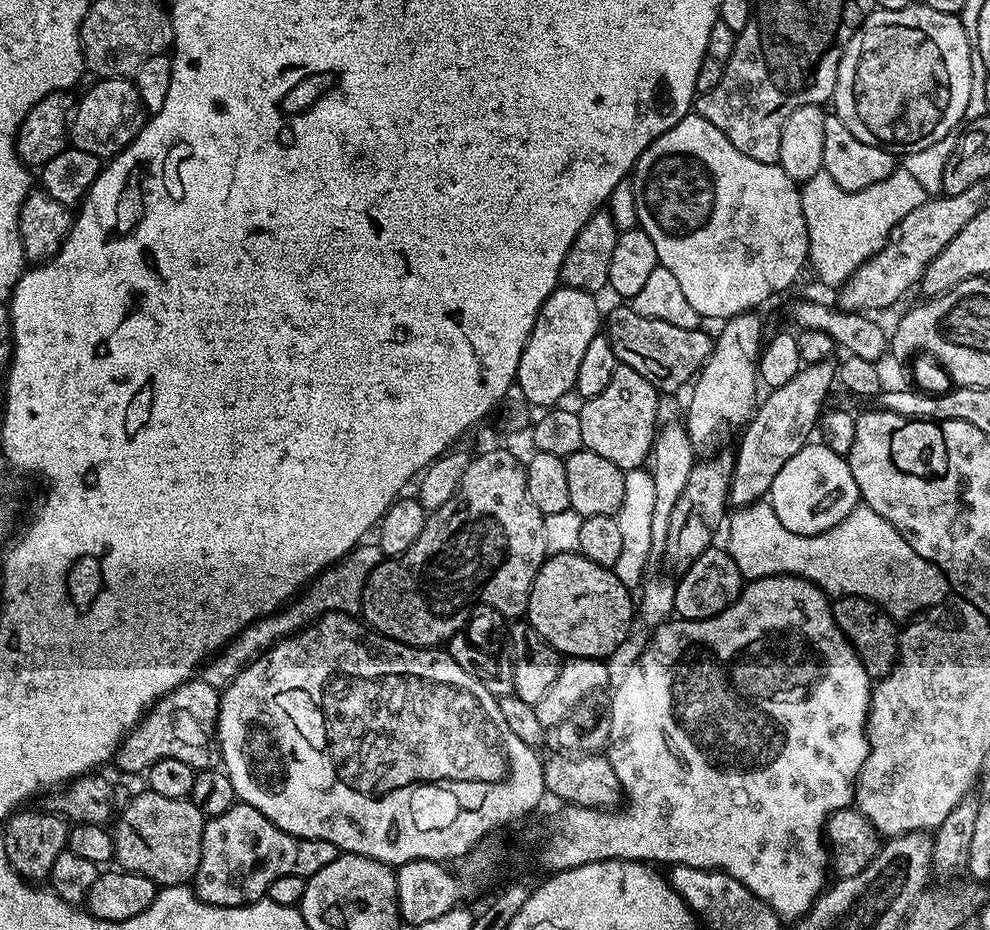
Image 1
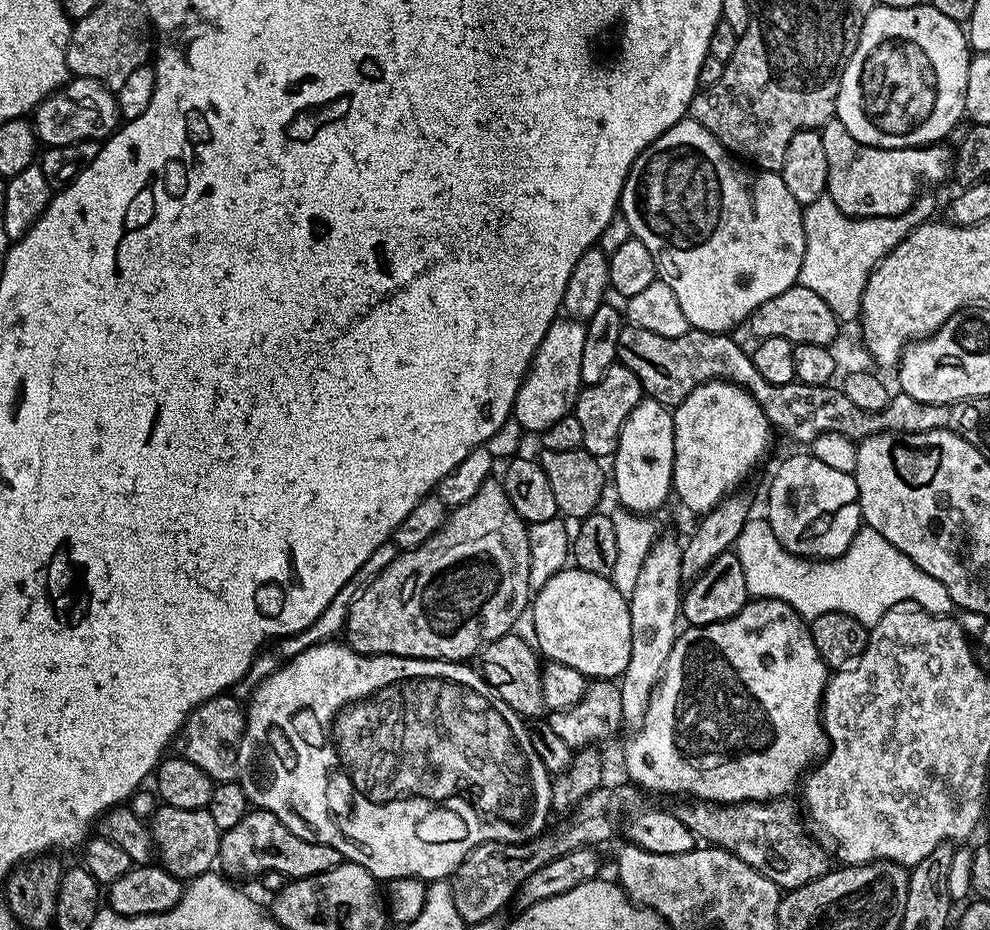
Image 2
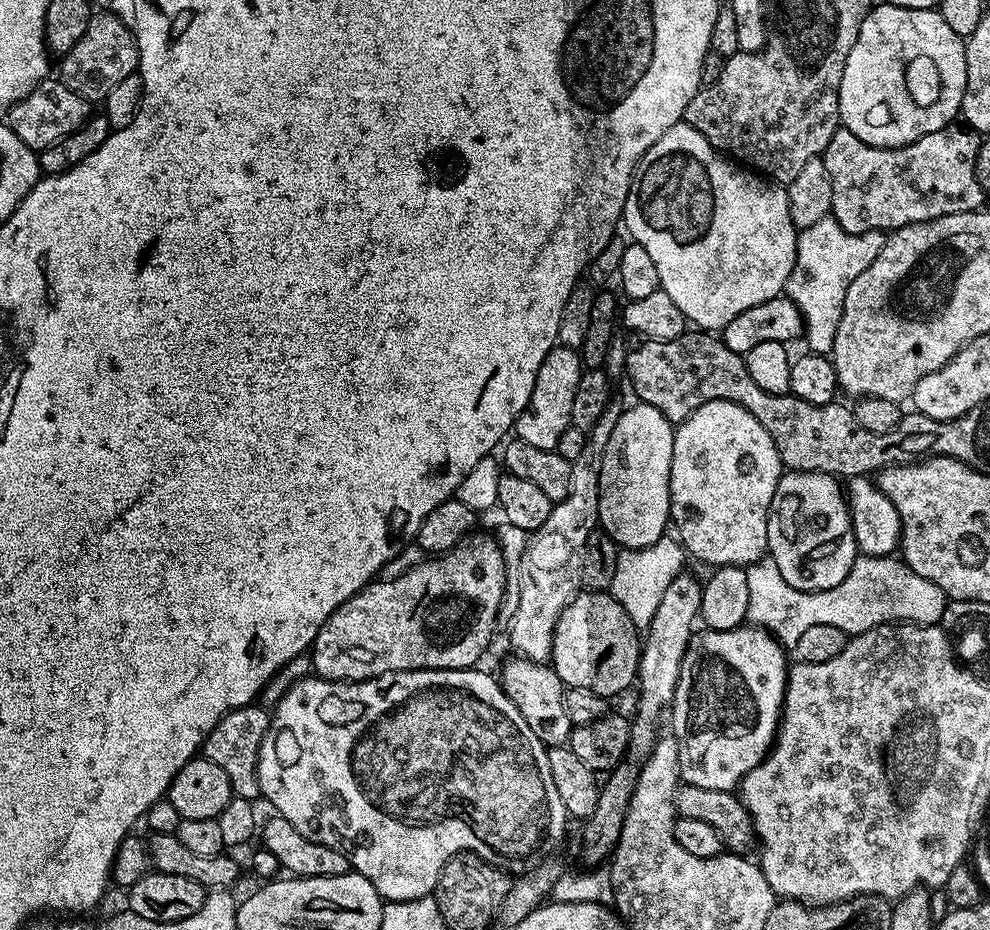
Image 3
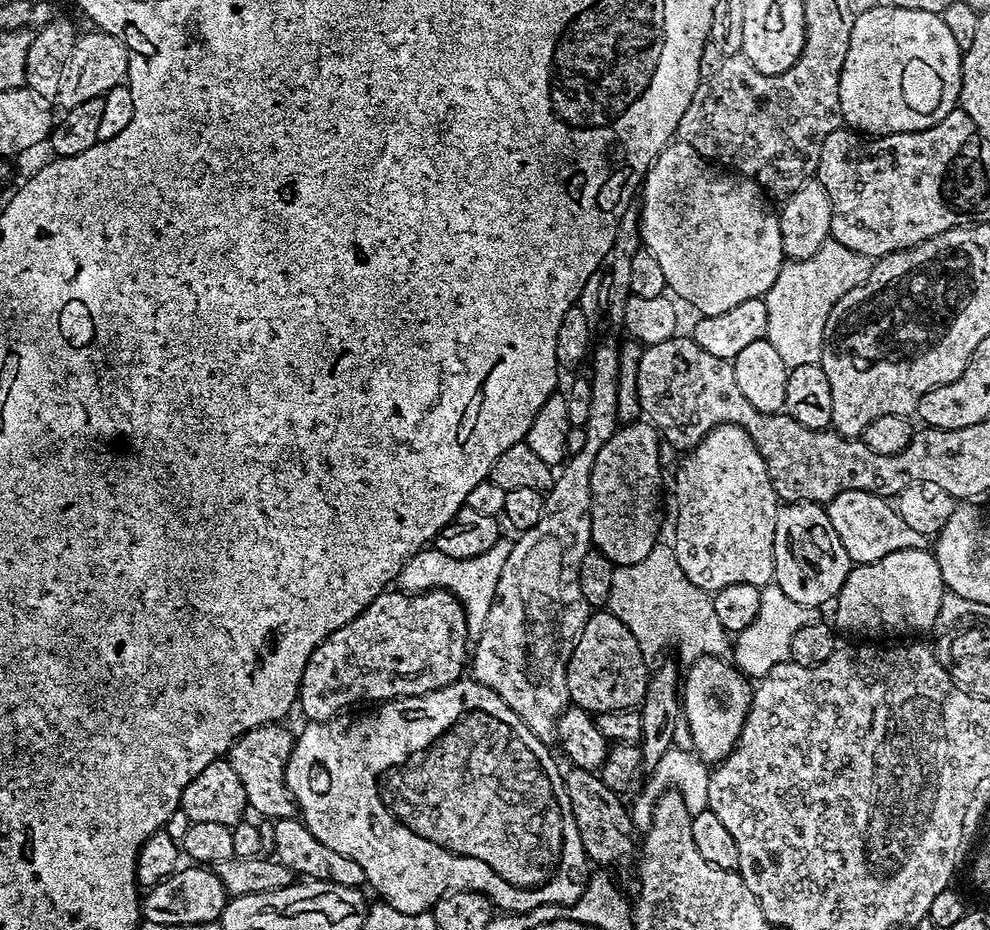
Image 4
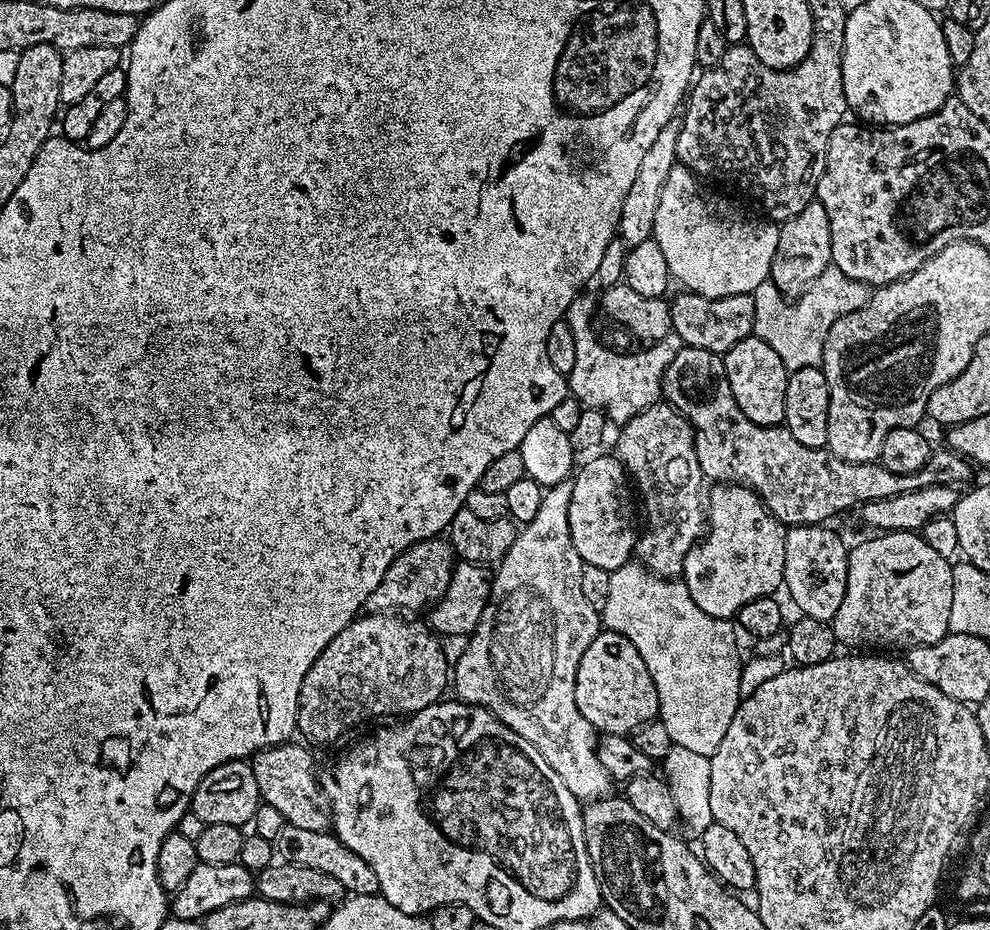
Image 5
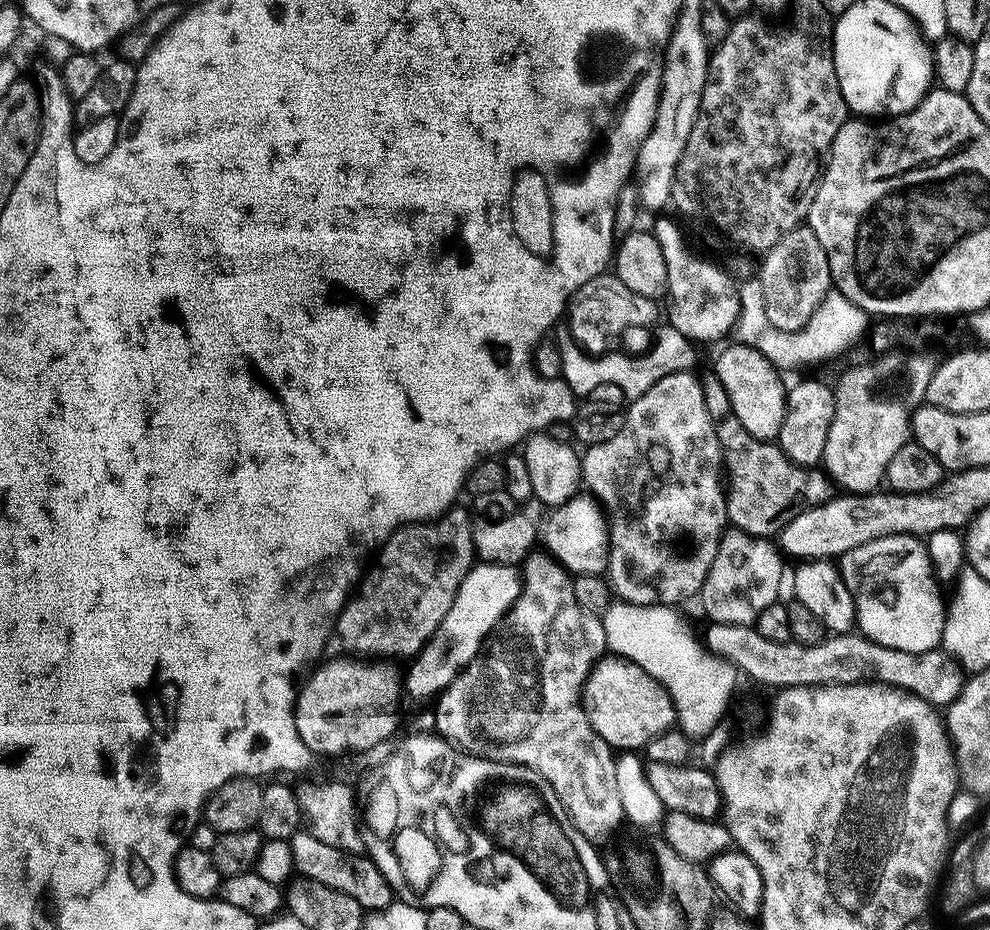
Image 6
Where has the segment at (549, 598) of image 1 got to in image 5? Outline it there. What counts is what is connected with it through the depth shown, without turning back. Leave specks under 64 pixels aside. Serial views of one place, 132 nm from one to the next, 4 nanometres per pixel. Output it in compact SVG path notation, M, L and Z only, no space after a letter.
M607 630L599 632L594 642L586 646L586 654L582 654L582 662L578 662L576 701L582 718L586 718L586 722L590 722L597 733L610 736L628 736L660 715L658 690L654 686L654 678L650 678L650 670L646 670L646 662L642 662L642 654L638 654L630 638Z

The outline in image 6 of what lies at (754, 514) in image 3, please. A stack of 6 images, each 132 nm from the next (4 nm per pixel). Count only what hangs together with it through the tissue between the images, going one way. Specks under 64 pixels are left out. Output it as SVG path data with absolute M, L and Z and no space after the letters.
M739 530L725 531L698 596L709 621L715 624L753 625L758 614L777 603L781 597L780 583L786 580L783 559L781 549L771 539L751 536Z

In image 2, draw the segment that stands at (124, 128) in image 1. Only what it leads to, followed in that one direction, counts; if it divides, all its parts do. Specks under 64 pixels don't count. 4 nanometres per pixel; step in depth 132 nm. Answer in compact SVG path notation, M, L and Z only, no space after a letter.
M77 76L63 88L51 92L34 110L36 139L49 148L61 148L81 142L103 142L120 127L122 117L116 105L116 93L94 78Z

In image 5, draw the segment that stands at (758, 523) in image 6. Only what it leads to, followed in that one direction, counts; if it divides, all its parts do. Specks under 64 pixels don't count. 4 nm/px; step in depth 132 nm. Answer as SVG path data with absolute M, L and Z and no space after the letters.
M681 347L680 352L674 354L674 362L670 362L664 371L662 396L692 425L698 466L705 481L739 482L752 489L773 518L785 526L823 525L835 512L855 509L871 500L890 498L894 494L913 492L926 486L960 486L963 480L971 478L974 471L969 461L947 446L941 447L941 452L940 449L933 451L920 470L905 476L886 470L878 462L855 464L838 458L827 448L802 446L788 428L767 428L755 424L742 414L742 410L738 410L723 359L710 350Z

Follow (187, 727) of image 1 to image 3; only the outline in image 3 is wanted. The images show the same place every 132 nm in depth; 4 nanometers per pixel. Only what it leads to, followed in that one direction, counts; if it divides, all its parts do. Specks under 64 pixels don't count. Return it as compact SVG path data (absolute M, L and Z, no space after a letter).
M253 702L245 708L236 708L226 713L214 726L214 730L210 730L202 745L203 759L216 763L226 773L226 778L230 778L233 796L241 796L253 802L261 799L256 763L270 719L269 709L259 708L258 705Z

